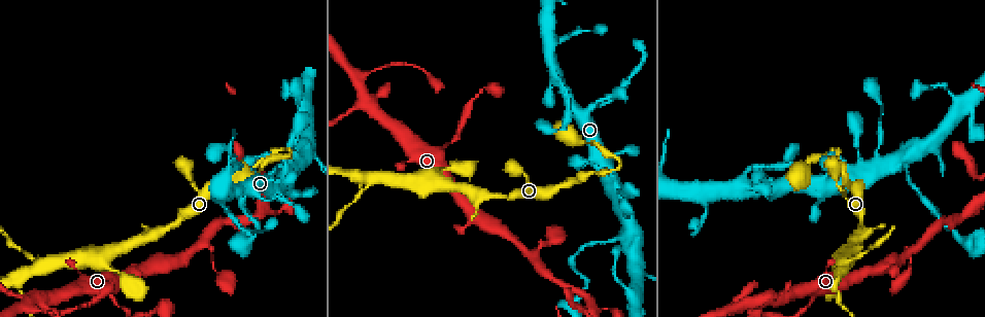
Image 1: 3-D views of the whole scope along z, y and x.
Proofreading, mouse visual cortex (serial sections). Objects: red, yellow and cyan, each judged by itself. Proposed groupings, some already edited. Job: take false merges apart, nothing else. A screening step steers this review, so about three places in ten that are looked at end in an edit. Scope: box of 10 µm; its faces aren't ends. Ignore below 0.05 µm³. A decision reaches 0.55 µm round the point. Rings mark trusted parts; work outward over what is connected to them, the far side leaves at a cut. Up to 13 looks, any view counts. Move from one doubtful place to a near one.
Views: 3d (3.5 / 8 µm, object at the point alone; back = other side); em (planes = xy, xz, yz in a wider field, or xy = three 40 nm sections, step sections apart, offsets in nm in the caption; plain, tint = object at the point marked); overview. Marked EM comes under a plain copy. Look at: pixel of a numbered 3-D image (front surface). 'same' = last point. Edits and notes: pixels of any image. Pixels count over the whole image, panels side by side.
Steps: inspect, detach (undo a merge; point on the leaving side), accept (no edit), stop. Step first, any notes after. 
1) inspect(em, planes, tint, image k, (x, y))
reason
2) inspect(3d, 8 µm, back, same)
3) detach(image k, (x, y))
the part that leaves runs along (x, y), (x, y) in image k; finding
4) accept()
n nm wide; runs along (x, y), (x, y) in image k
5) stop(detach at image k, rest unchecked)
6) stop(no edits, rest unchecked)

inspect(3d, 8 µm, image 1, (433, 183))
arms part here

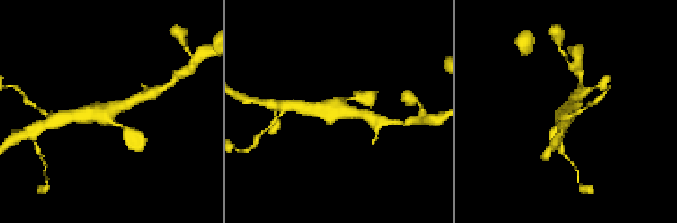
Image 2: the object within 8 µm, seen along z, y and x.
inspect(em, xy, step 5, tint, same)
3 arms; arms of 150, 350, 500 nm

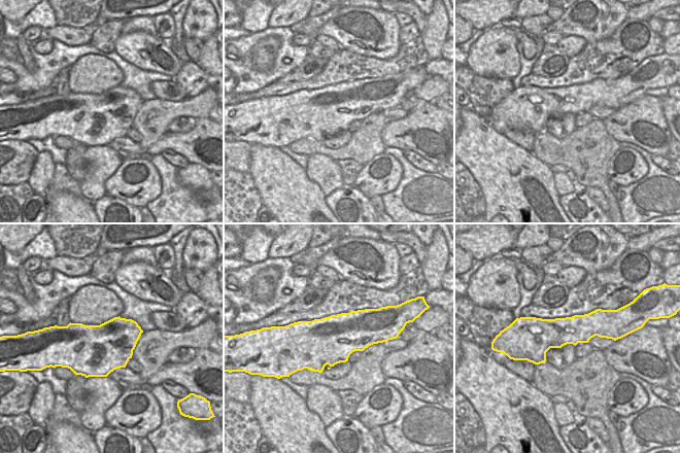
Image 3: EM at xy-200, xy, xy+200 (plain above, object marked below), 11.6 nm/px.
accept()
runs along (529, 334), (605, 329), (611, 336) in image 3; one cell here

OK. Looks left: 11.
inspect(3d, 3.5 µm, image 1, (768, 299))
branch point

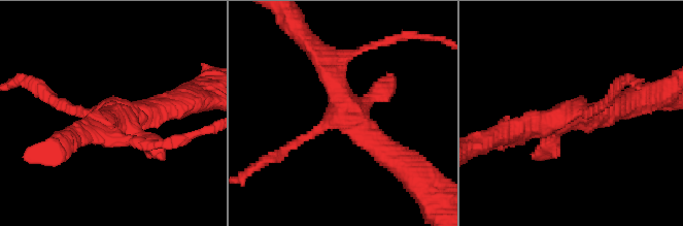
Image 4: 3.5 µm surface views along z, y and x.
inspect(em, xy, step 5, tint, image 4, (575, 115))
4 arms; arms of 150, 250, 350, 350 nm; now the EM

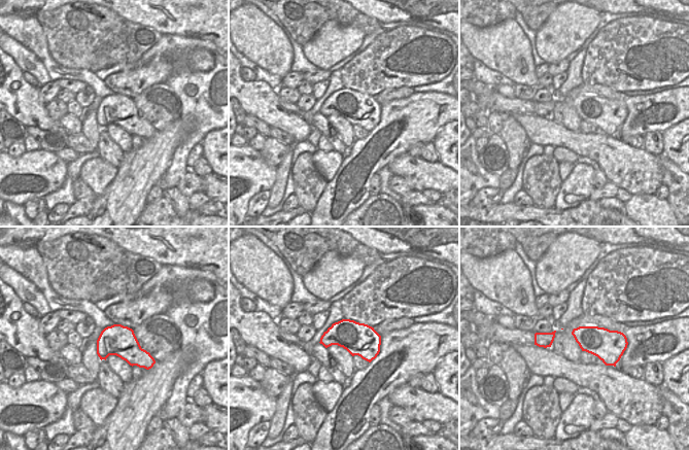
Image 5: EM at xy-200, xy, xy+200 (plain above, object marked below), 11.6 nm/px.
accept()
runs along (404, 166), (363, 132), (325, 61) in image 4; continuous, no second cell

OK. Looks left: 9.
inspect(3d, 3.5 µm, image 1, (842, 264))
thin arm on a thick one

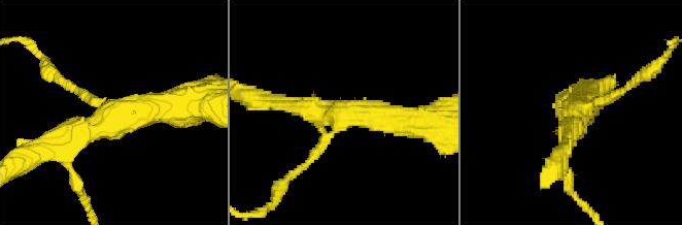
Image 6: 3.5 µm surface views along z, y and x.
inspect(em, xy, step 3, tint, image 6, (346, 113))
shape alone is not enough

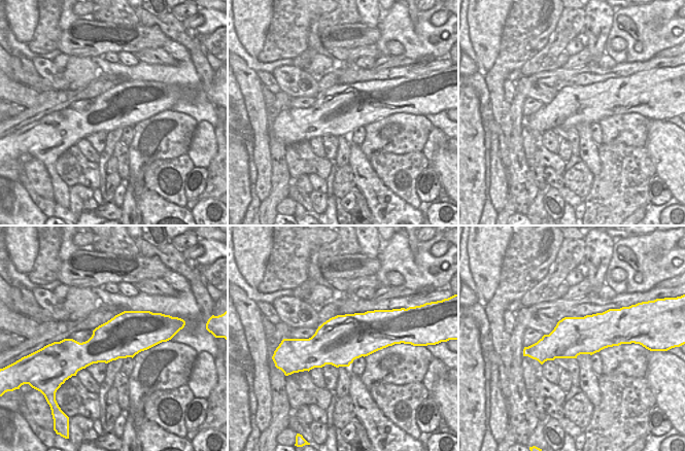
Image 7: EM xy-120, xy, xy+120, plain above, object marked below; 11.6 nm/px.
detach(image 6, (615, 94))
arms of 150, 300, 400 nm; the part that leaves runs along (593, 103), (633, 85), (662, 59) in image 6; a second cell is stuck on

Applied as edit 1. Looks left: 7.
inspect(overview)

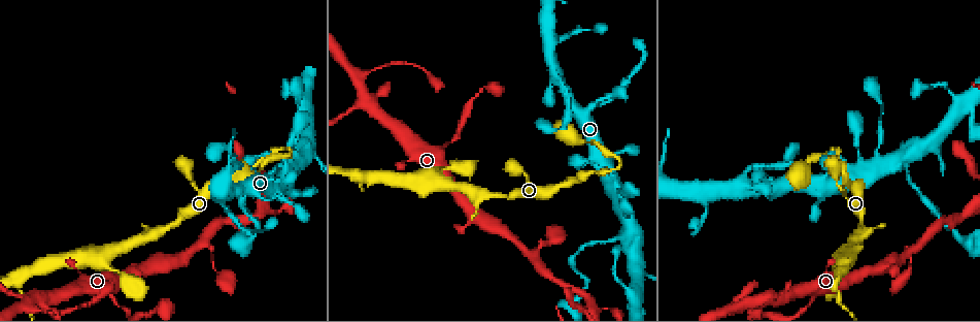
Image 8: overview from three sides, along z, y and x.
inspect(3d, 3.5 µm, image 8, (835, 148))
sharp bend

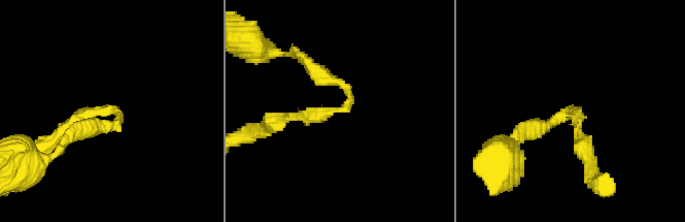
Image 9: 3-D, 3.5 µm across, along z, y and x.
inspect(em, xy, step 5, tint, image 9, (573, 112))
arms of 150, 250 nm

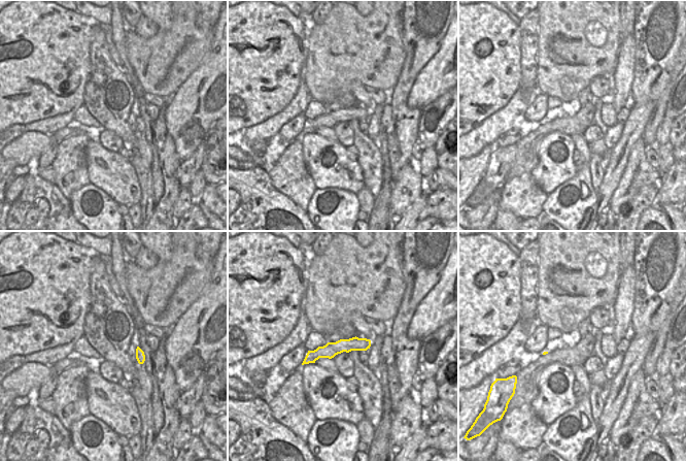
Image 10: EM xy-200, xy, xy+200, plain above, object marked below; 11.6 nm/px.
inspect(em, xy, step 1, tint, same)

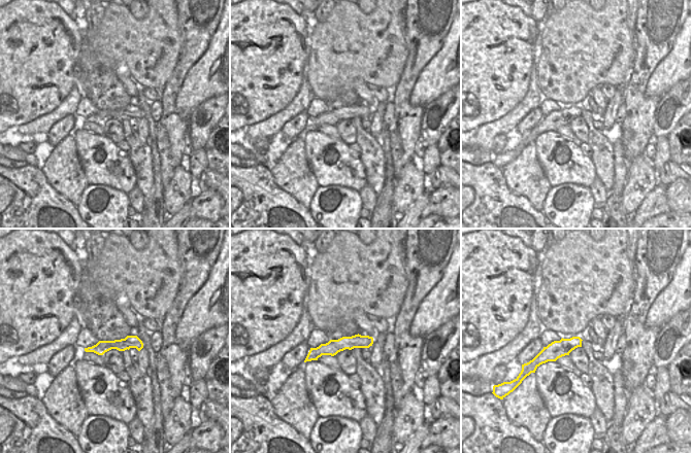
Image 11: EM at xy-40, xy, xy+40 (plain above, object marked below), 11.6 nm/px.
accept()
170 nm wide; runs along (370, 340), (342, 343), (308, 358) in image 11; one cell here

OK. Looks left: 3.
inspect(3d, 8 µm, image 8, (627, 232))
abrupt turn

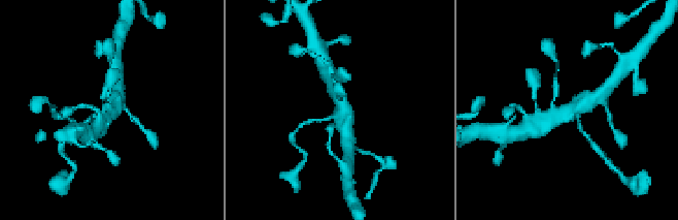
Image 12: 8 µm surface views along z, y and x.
inspect(em, planes, tint, same)
4 arms; arms of 150, 150, 450, 600 nm; need the tissue

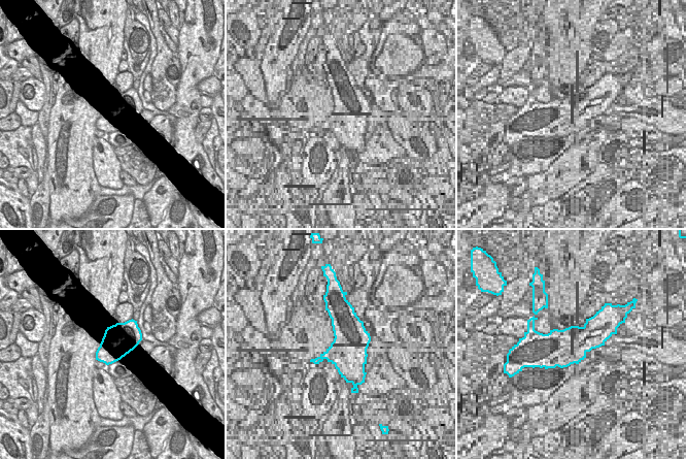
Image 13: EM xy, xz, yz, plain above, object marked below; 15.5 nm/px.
accept()
500 nm wide; runs along (543, 122), (591, 97) in image 12; continuous, no second cell

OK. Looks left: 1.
stop(detach at image 6, rest unchecked)

